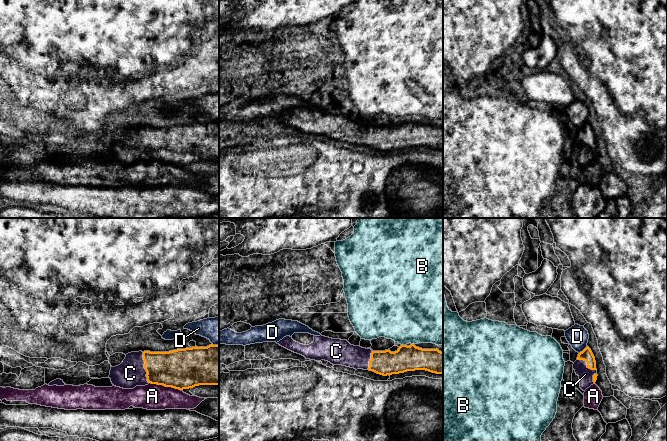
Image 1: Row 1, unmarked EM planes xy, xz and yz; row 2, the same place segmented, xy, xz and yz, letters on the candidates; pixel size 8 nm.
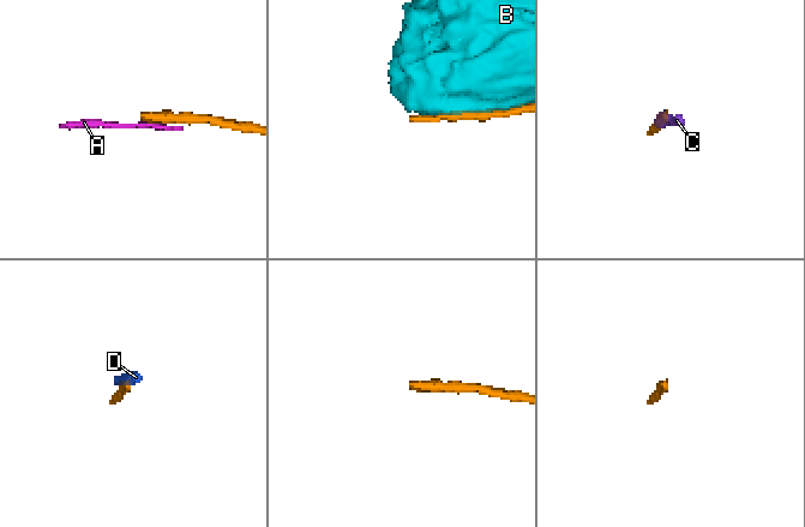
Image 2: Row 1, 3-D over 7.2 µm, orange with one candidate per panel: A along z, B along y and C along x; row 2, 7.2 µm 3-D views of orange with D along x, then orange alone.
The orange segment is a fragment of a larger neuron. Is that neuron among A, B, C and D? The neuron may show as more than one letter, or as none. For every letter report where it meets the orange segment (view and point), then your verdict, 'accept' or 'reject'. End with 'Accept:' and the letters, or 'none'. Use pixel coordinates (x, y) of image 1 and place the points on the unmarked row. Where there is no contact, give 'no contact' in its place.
A: meets orange in xy at (165, 162); reject
B: meets orange in xz at (403, 121); reject
C: meets orange in xy at (145, 144); accept
D: meets orange in yz at (584, 125); reject
Accept: C

